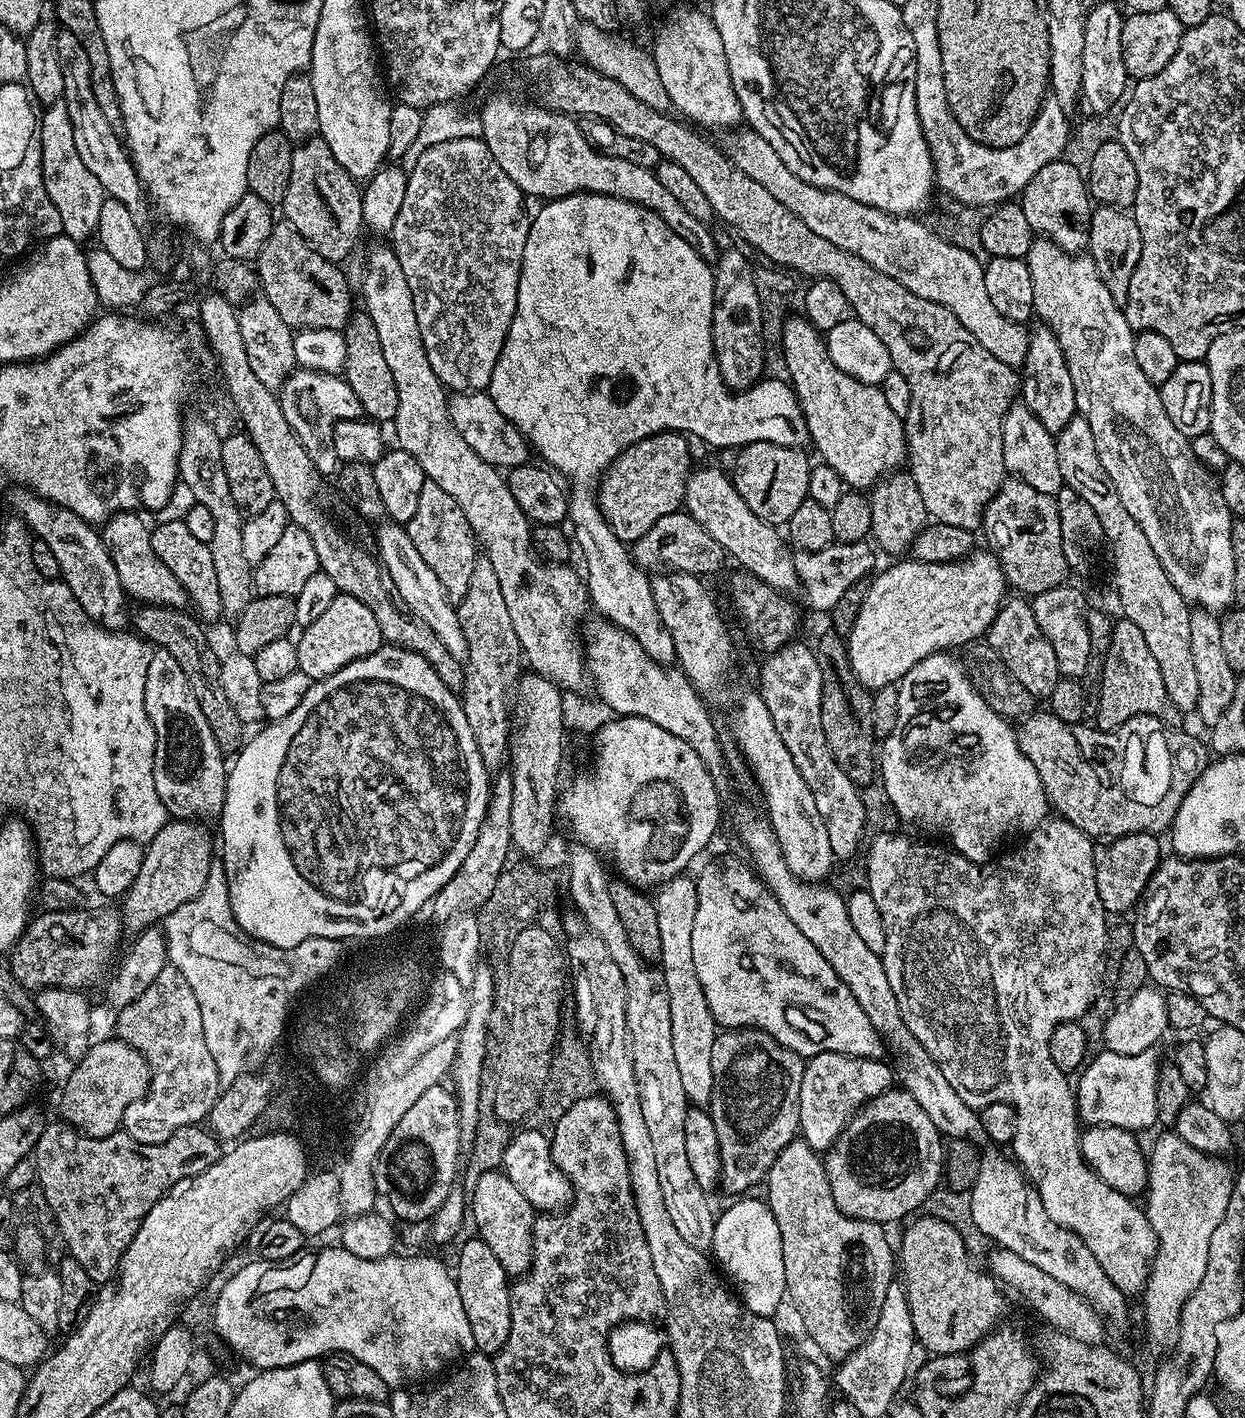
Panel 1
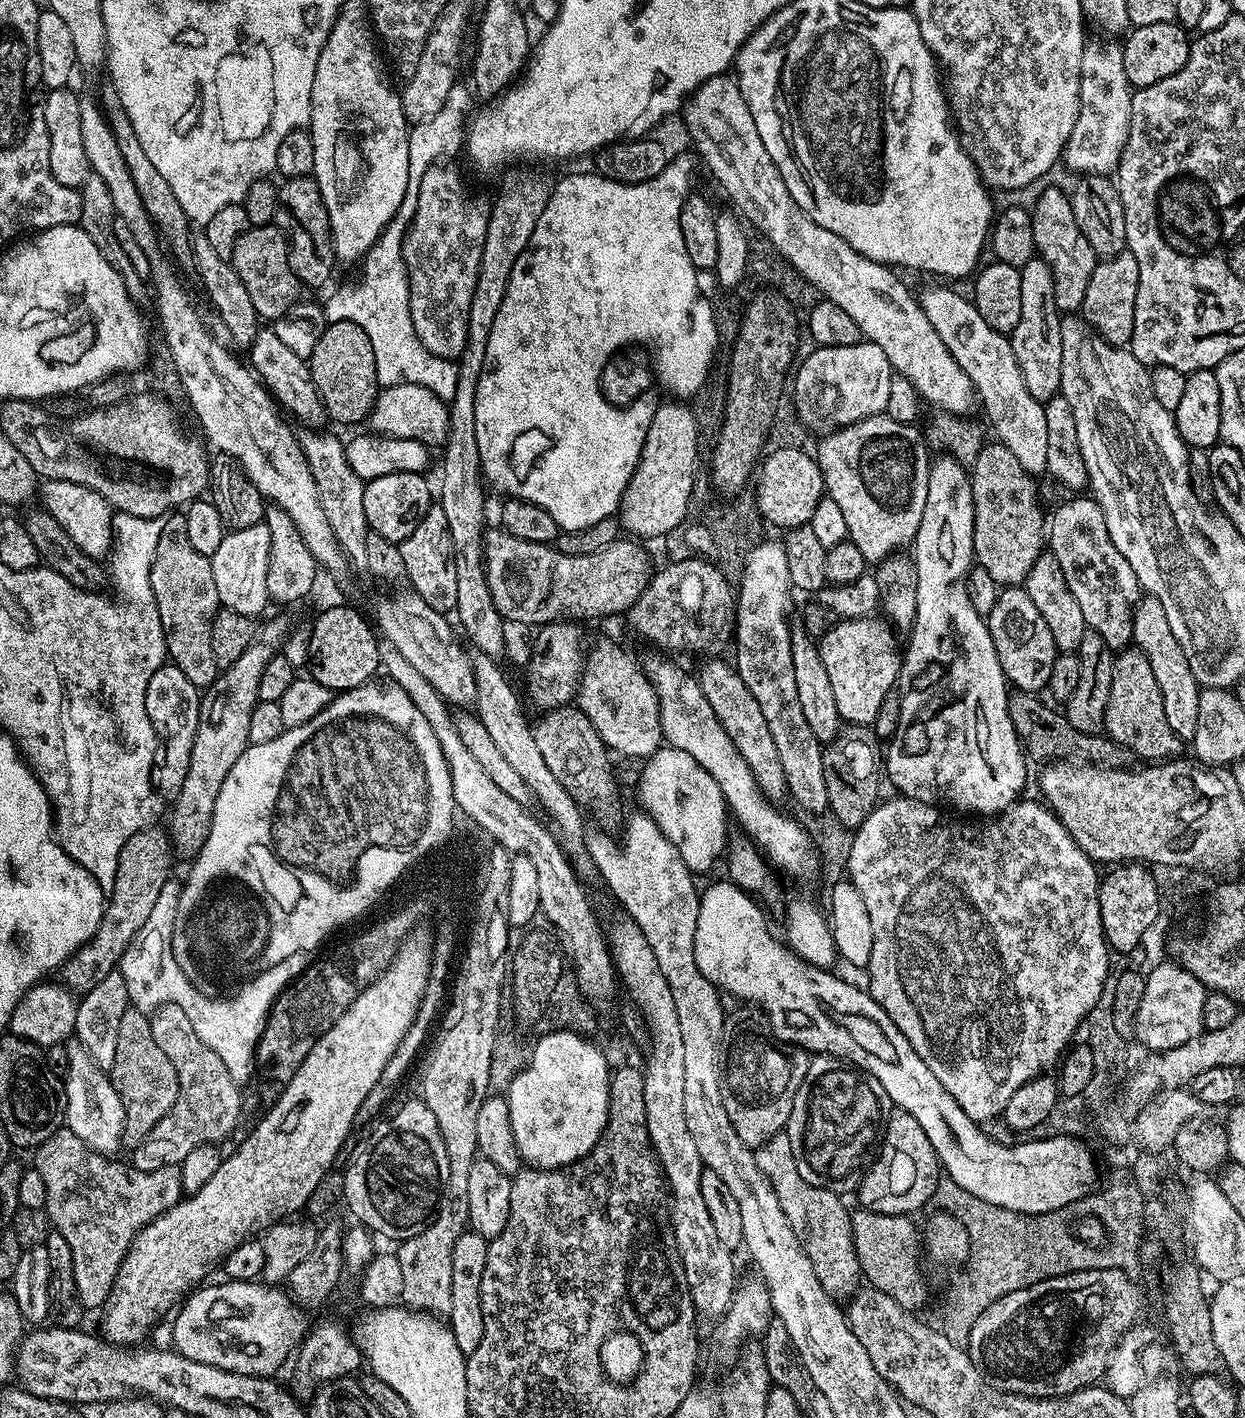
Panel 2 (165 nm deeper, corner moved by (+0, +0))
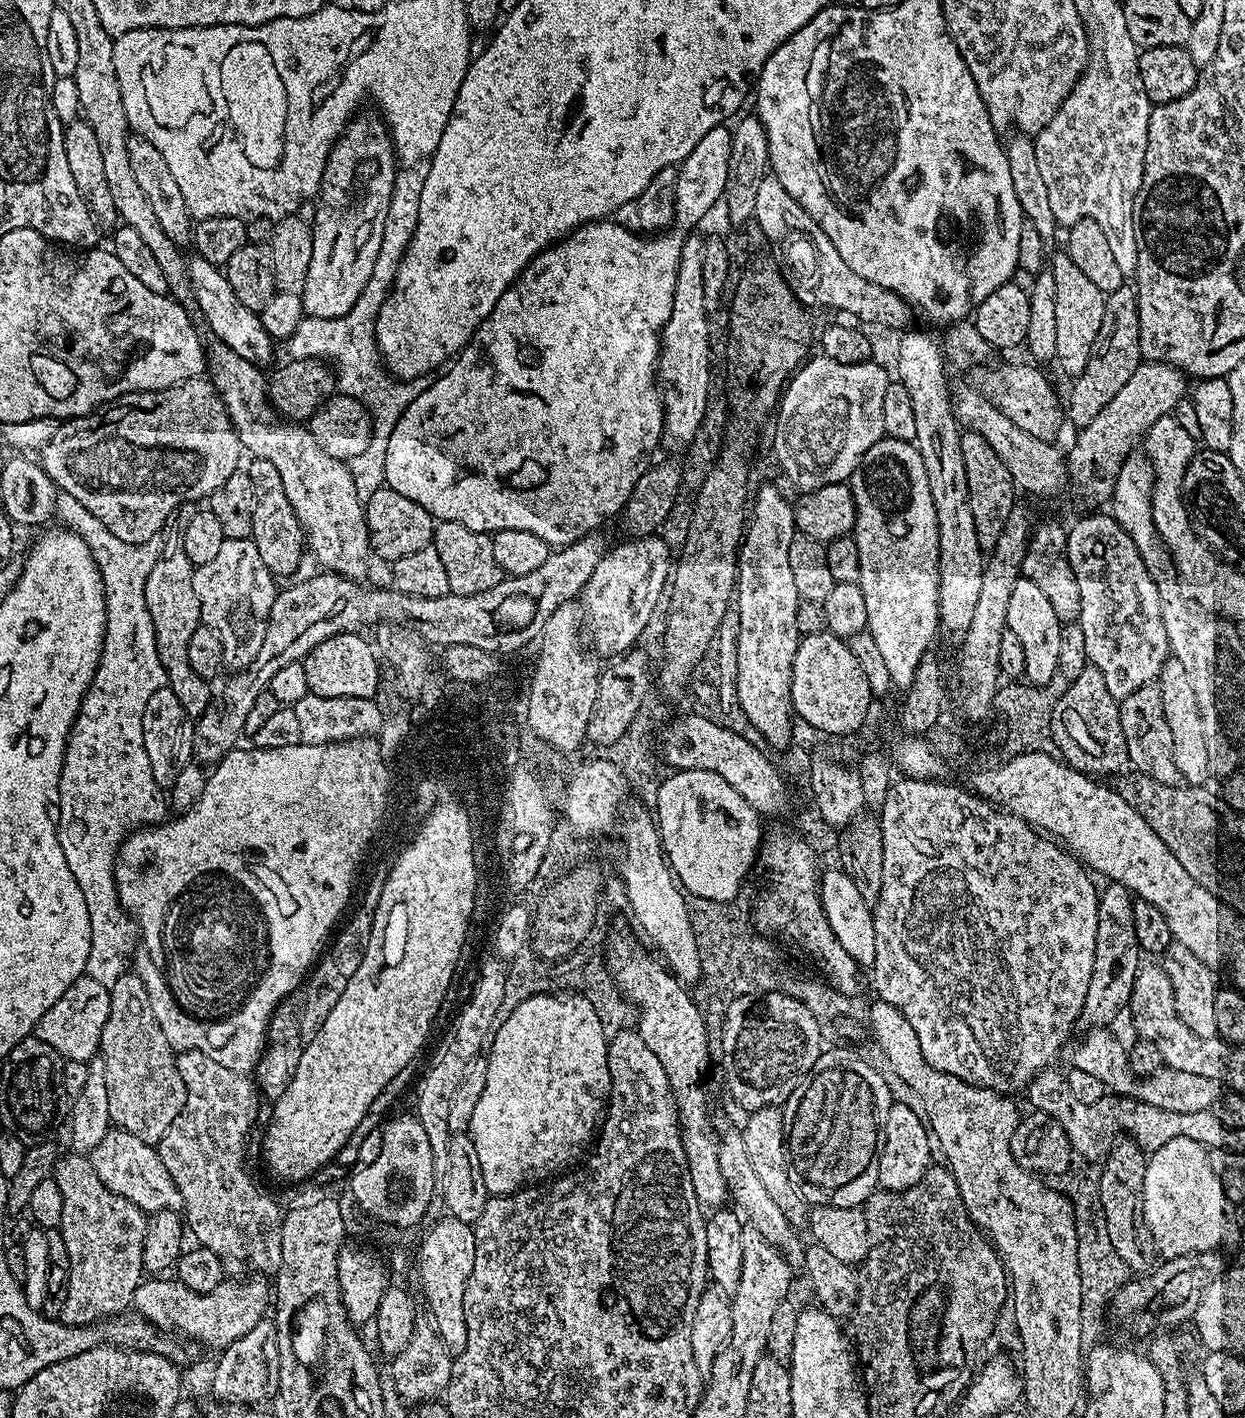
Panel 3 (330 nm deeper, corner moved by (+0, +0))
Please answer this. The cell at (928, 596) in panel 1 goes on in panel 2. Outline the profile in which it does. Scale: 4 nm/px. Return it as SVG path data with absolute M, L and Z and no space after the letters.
M875 615L841 619L818 640L822 654L822 666L826 666L830 687L834 690L834 702L838 702L838 714L841 721L852 726L875 725L882 702L897 687L900 679L902 652L899 647L896 649L895 634L897 633L887 619L876 619Z

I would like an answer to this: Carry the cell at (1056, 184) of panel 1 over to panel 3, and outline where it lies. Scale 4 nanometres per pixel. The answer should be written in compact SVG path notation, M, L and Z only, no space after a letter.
M1060 250L1050 260L1050 269L1055 281L1055 366L1061 368L1068 378L1075 378L1086 370L1086 362L1090 362L1090 350L1094 350L1094 338L1098 338L1098 330L1102 327L1102 310L1106 293L1098 290L1078 266L1069 258L1067 251Z

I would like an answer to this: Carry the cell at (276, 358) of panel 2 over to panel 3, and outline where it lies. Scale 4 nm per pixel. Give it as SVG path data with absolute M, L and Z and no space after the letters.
M194 256L189 259L188 278L193 301L196 300L211 332L215 335L213 337L256 367L266 367L274 354L275 343L262 326L259 313L243 306L239 301L238 294L231 289L223 271L217 265Z

